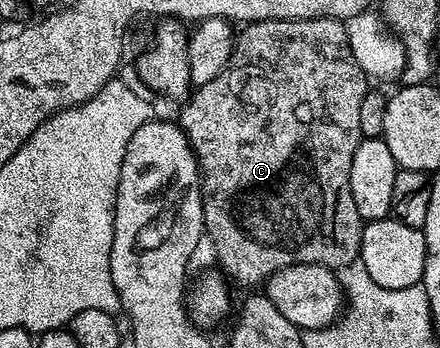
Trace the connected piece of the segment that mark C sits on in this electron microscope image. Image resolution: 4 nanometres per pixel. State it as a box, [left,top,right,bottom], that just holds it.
[180,18,368,288]

